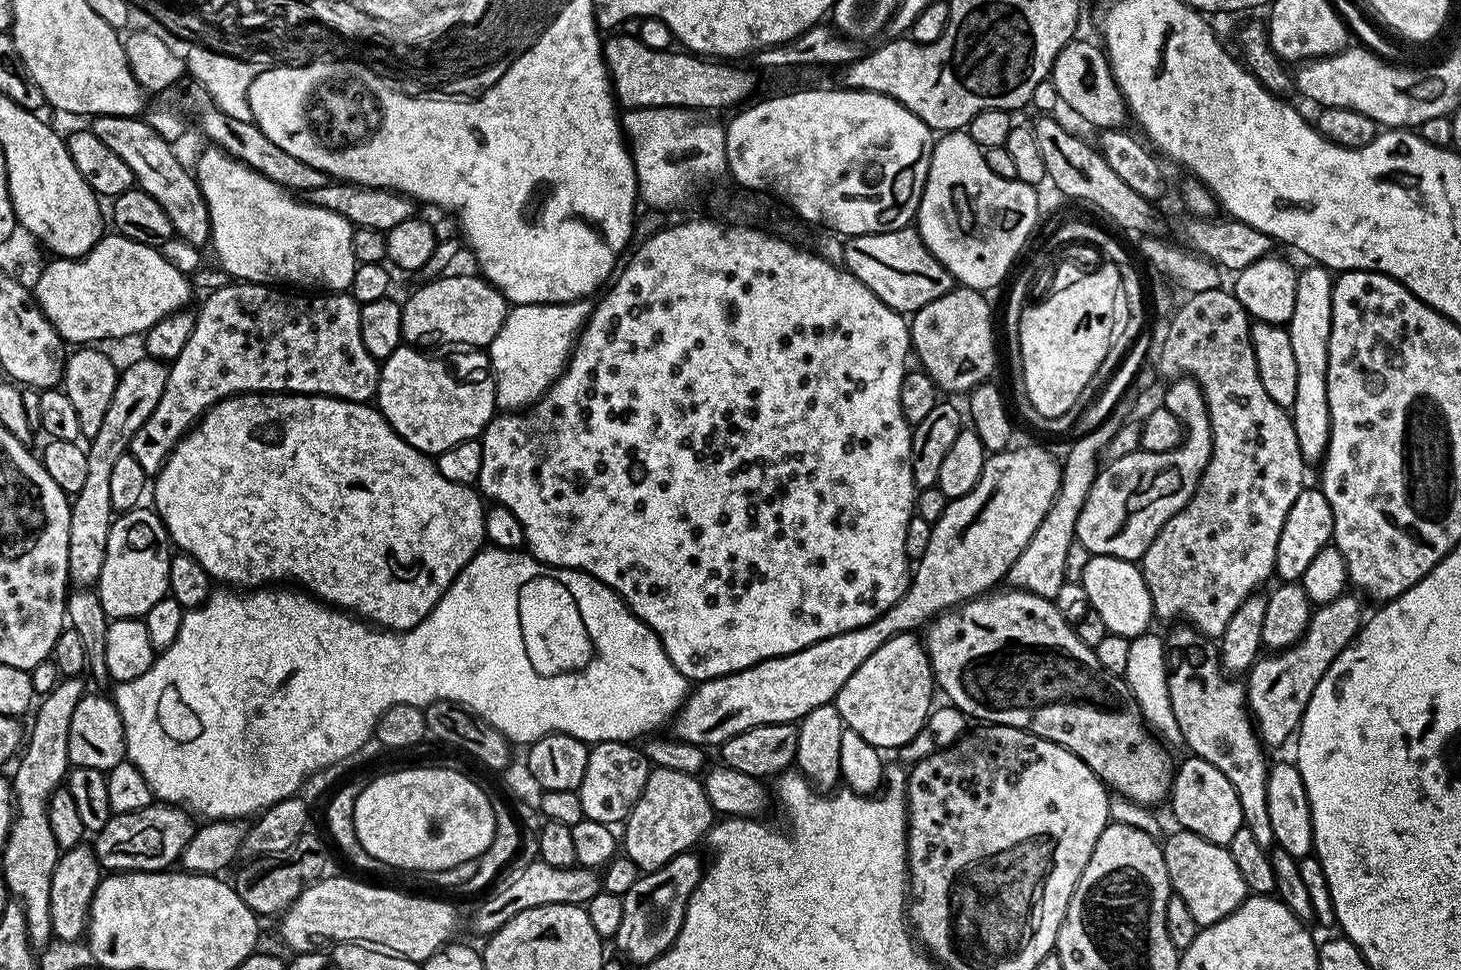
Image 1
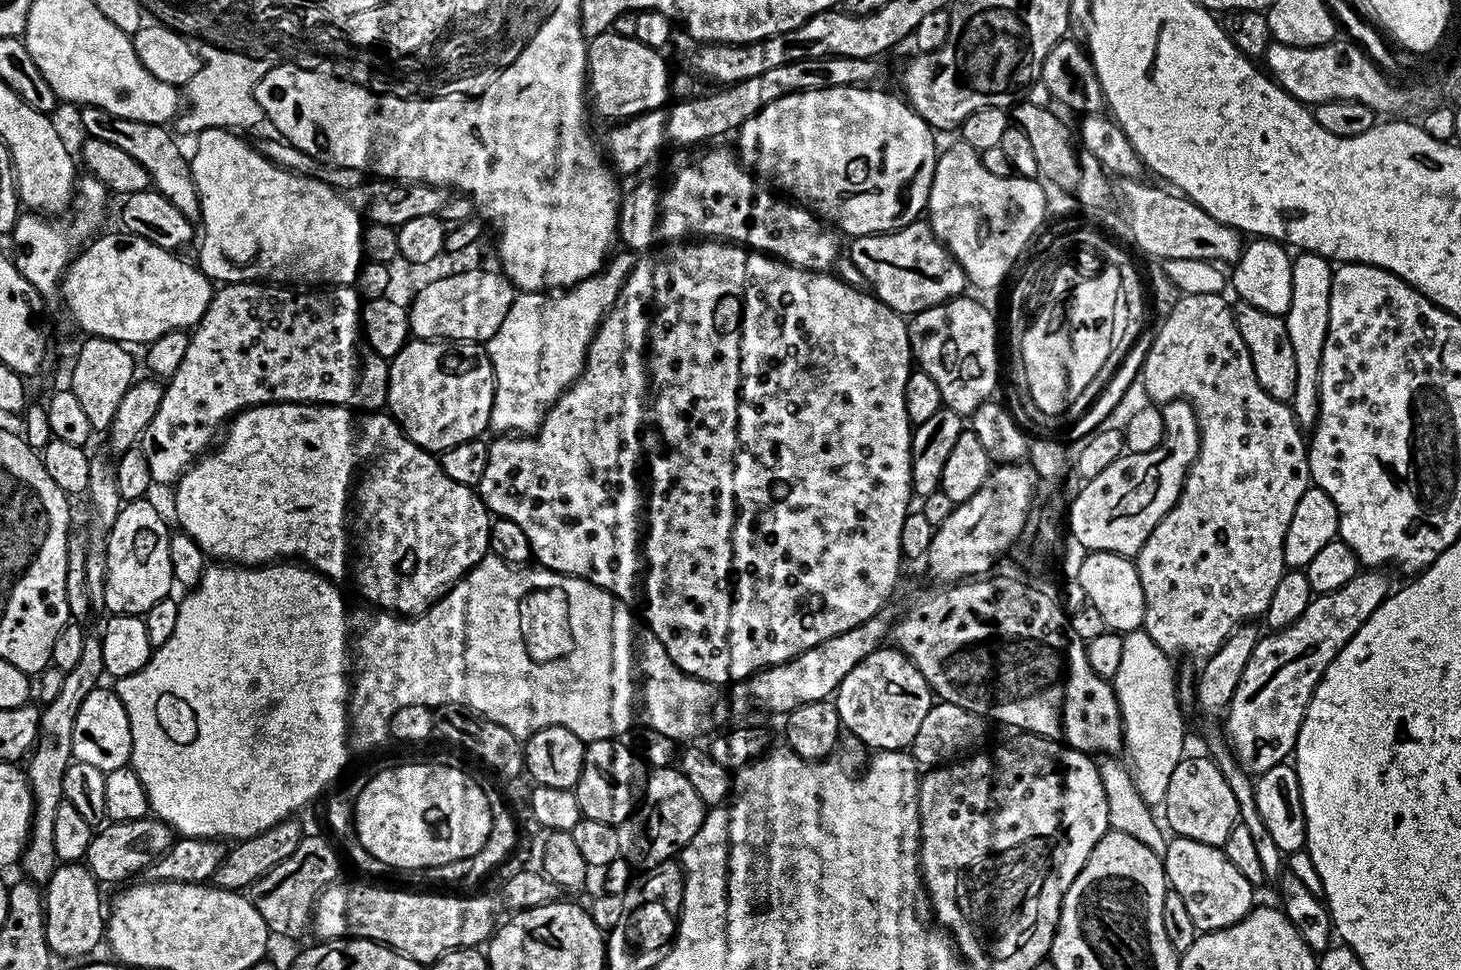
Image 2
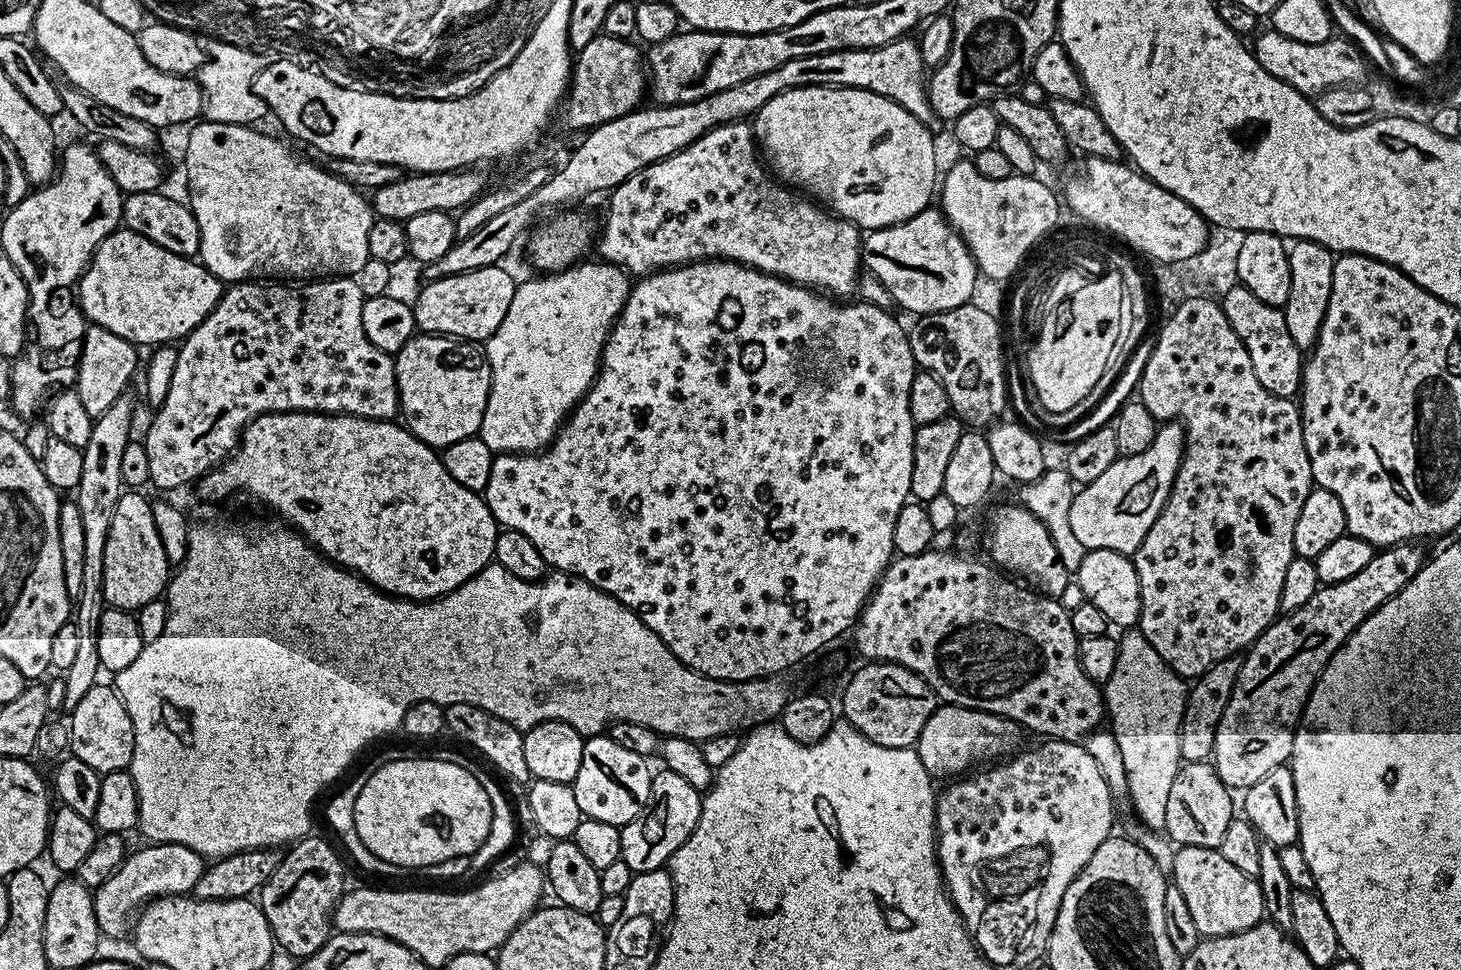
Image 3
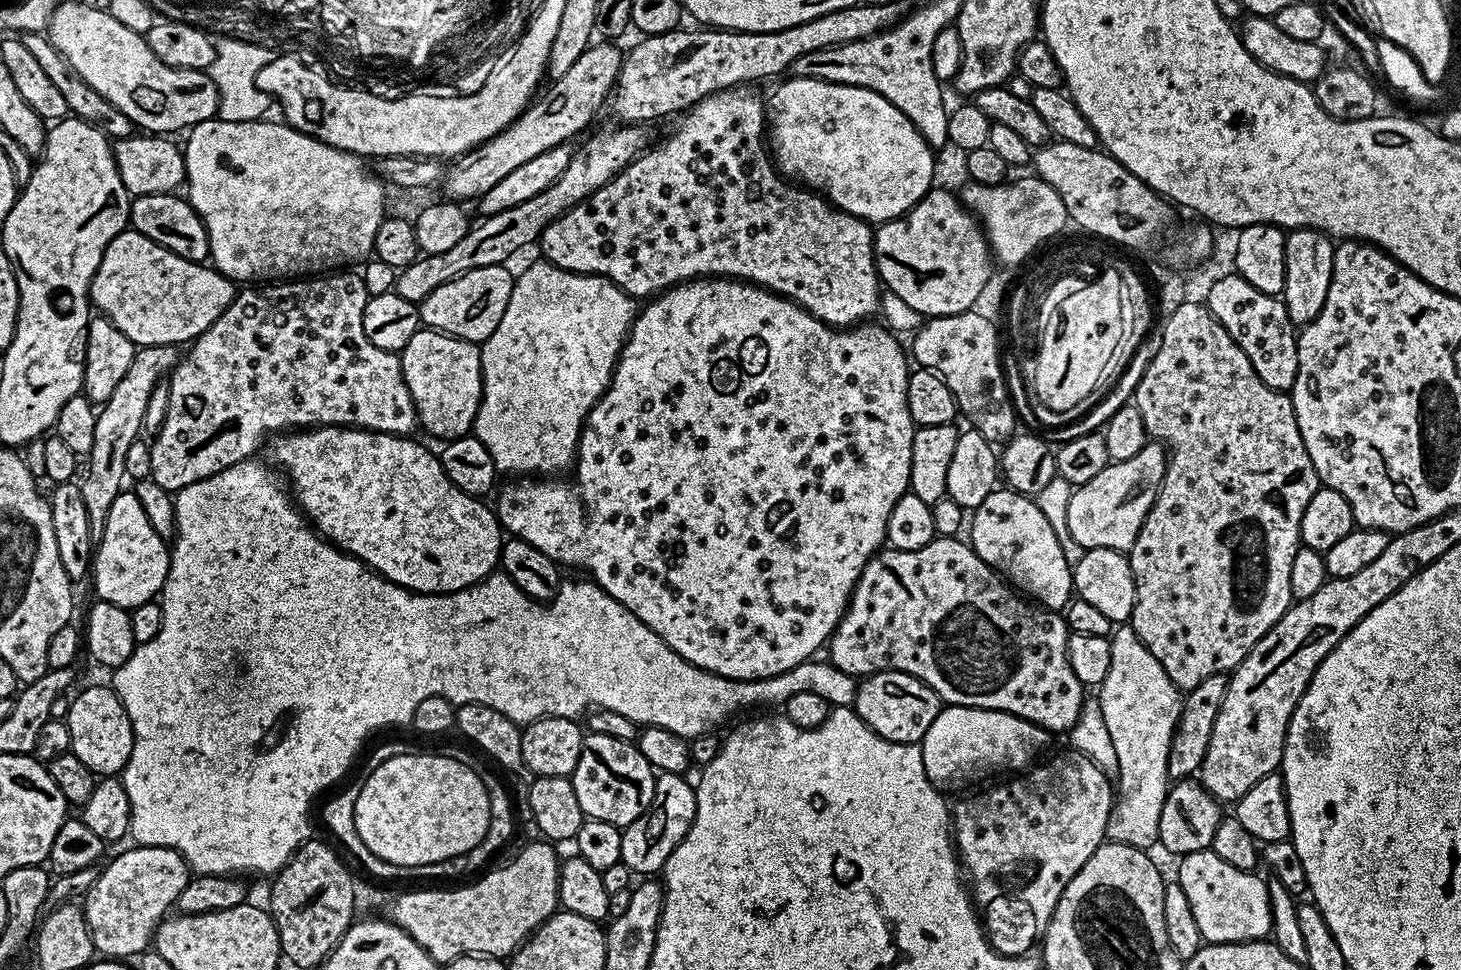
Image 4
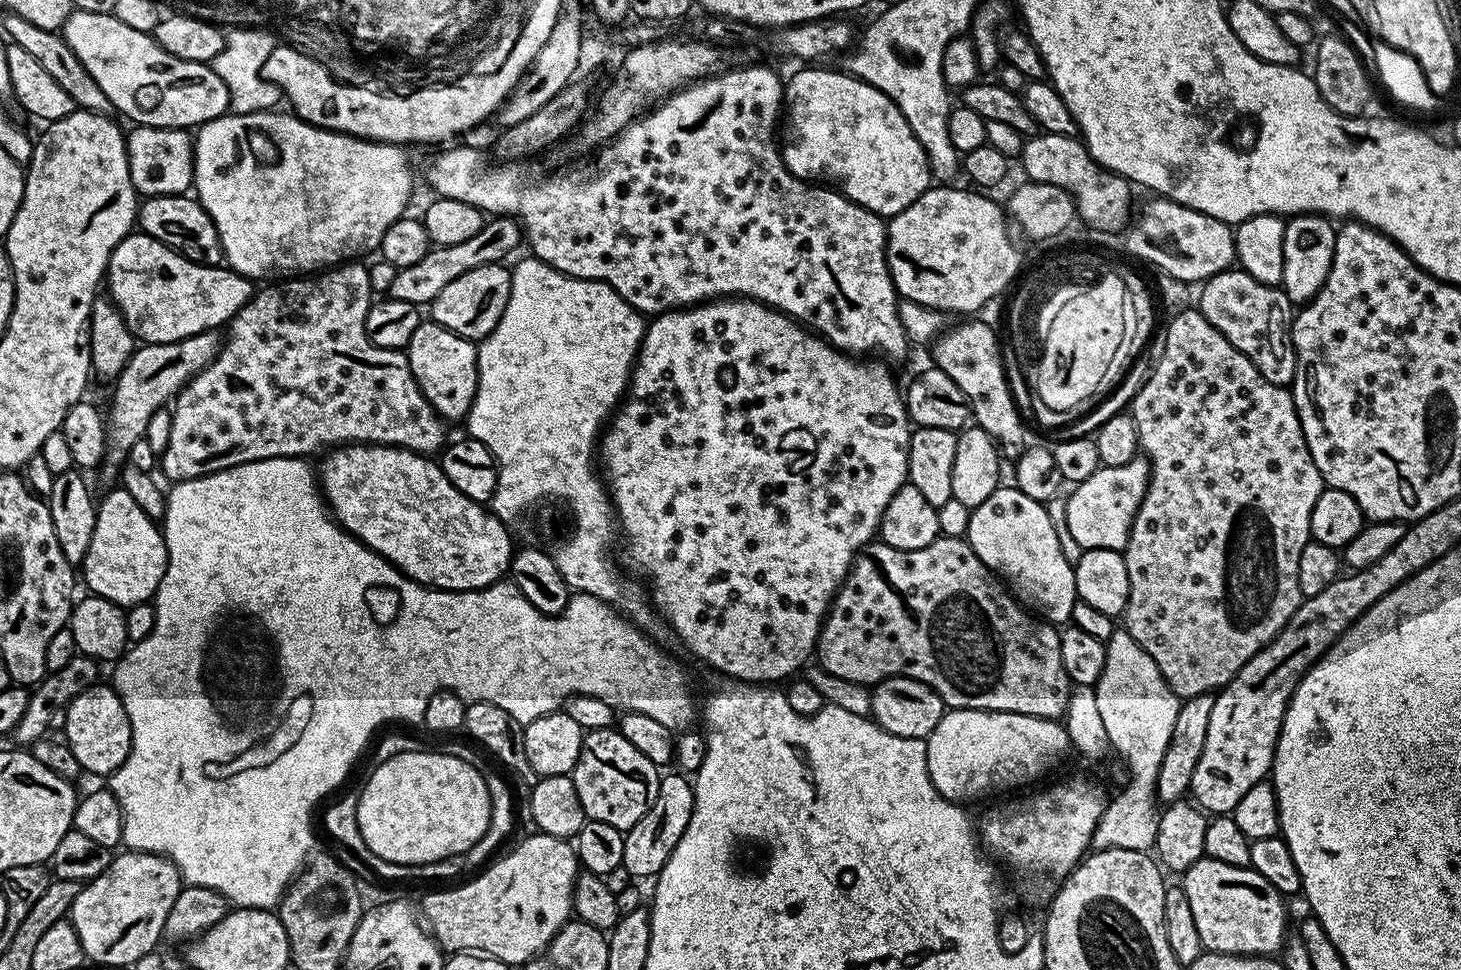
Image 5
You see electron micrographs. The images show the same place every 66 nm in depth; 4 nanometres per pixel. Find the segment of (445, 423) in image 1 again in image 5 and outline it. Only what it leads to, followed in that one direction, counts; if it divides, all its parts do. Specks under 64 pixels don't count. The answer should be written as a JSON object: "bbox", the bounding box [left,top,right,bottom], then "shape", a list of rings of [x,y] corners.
{"bbox":[406,322,476,422],"shape":[[[422,322],[410,338],[406,349],[410,370],[436,415],[445,422],[463,421],[472,408],[476,397],[476,350],[473,341],[431,322]]]}

